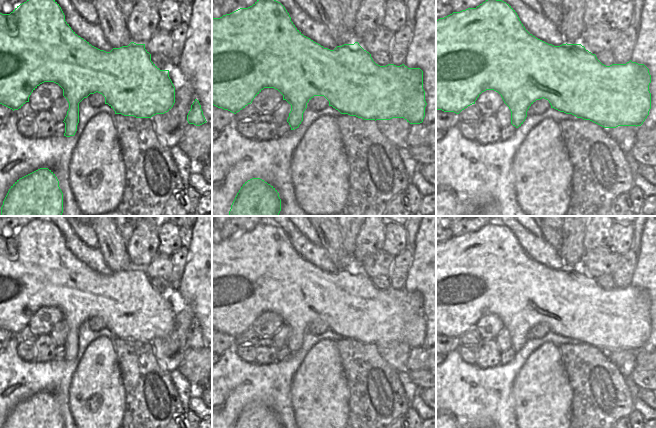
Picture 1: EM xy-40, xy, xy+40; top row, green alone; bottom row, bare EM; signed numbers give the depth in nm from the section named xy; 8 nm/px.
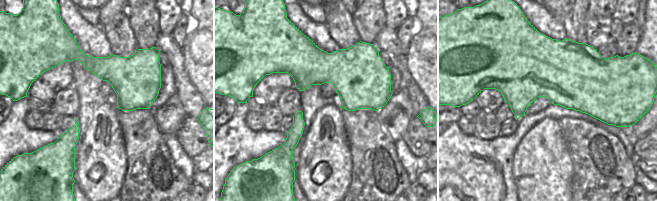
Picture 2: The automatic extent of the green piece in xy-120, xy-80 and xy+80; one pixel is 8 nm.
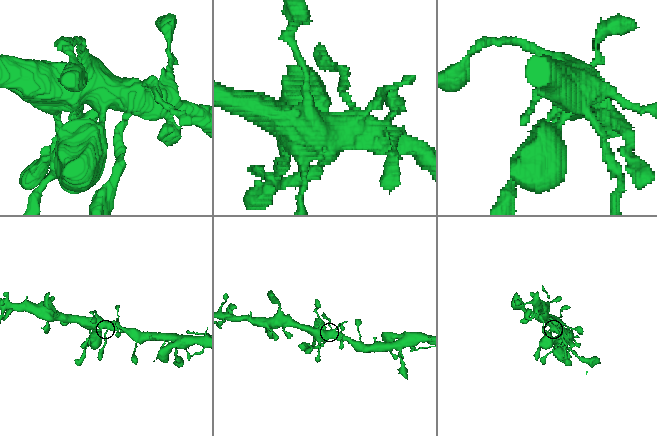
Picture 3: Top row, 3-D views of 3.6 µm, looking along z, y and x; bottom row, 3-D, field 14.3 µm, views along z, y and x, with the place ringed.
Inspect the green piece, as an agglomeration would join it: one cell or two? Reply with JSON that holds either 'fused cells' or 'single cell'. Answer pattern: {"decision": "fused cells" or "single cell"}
{"decision": "single cell"}

